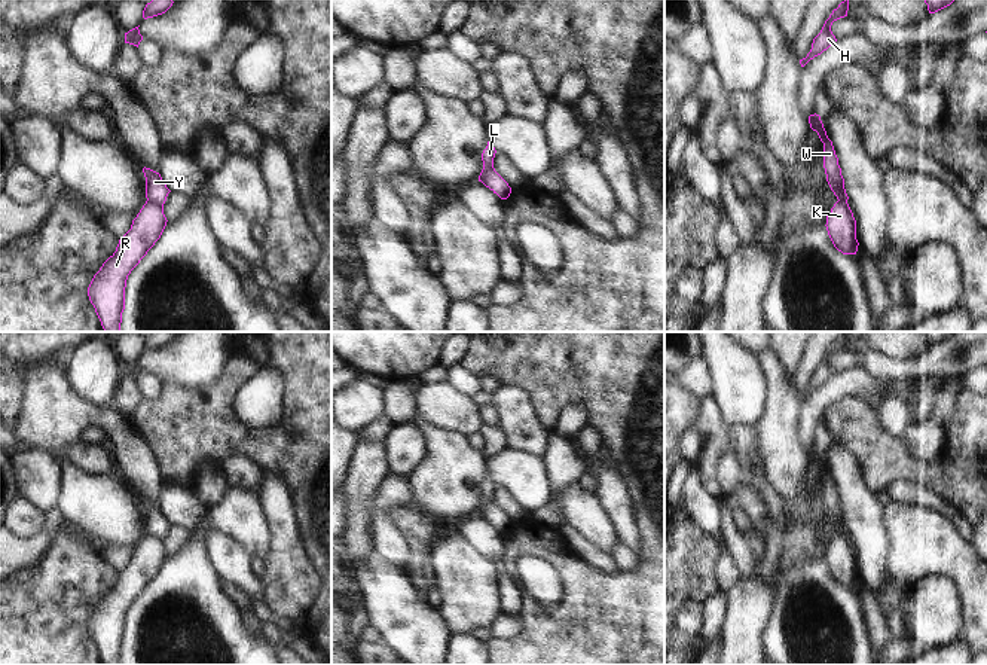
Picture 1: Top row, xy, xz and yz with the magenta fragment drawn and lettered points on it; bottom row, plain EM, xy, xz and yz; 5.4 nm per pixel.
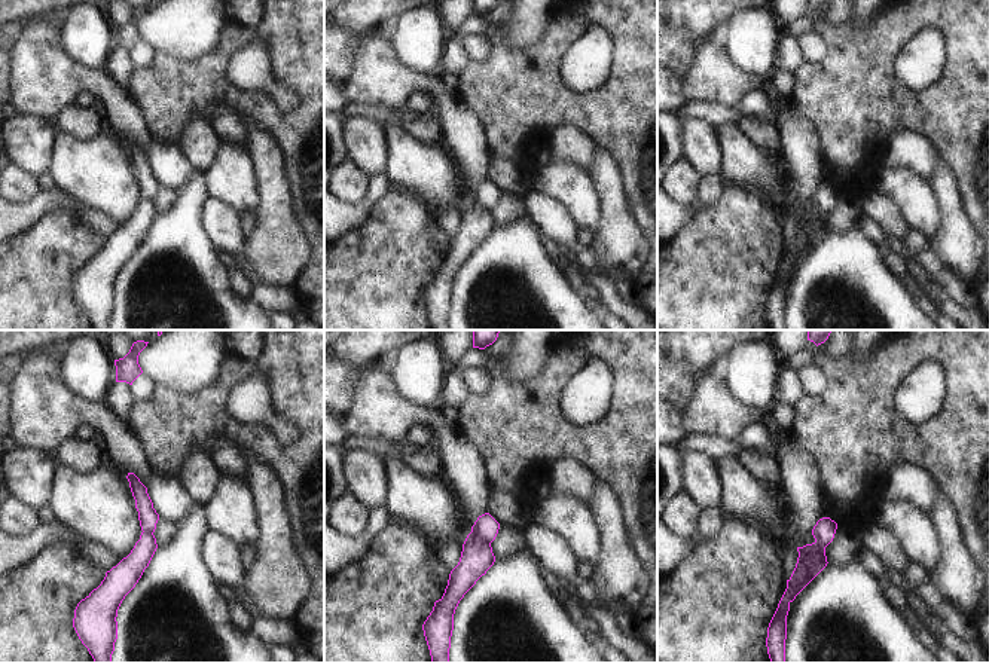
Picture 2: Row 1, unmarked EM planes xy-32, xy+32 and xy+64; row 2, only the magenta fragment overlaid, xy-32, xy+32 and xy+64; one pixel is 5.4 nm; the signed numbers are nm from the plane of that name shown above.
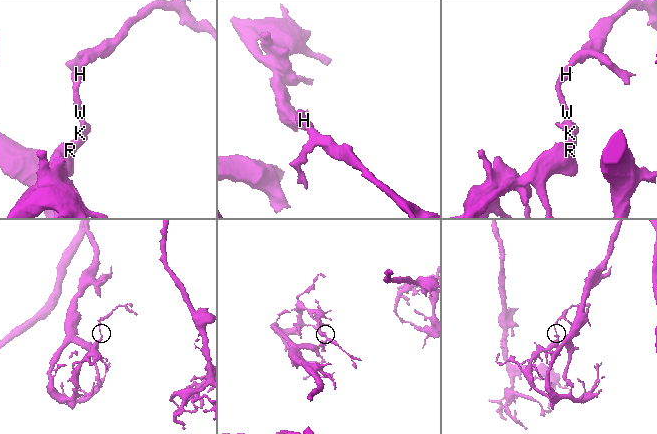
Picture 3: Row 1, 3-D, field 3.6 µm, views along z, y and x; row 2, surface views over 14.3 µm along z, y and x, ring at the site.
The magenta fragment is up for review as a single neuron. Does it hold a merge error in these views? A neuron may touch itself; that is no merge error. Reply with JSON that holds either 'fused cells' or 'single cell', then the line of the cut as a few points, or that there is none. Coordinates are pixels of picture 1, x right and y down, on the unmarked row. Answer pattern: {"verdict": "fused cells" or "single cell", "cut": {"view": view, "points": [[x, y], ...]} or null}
{"verdict": "fused cells", "cut": {"view": "xy", "points": [[147, 533], [162, 540]]}}

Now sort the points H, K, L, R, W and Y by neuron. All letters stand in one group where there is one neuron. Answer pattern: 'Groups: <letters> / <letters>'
Groups: H W Y / K L R.

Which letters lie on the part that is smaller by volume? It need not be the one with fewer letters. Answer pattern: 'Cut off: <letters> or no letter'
Cut off: H, W, Y

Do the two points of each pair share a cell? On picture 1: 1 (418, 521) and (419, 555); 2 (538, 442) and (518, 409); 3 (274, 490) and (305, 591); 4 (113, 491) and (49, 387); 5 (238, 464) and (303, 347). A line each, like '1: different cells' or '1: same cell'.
1: same cell
2: same cell
3: same cell
4: different cells
5: different cells

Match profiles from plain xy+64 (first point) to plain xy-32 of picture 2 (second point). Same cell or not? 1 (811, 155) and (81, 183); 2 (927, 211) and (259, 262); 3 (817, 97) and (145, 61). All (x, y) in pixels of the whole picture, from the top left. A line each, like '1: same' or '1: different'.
1: different
2: different
3: different

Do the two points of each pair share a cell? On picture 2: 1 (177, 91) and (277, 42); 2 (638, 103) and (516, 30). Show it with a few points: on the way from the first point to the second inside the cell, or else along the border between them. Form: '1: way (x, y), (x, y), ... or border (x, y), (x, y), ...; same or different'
1: way (203, 78), (243, 37), (252, 36); same
2: border (556, 15), (539, 43), (512, 48), (504, 42); different

